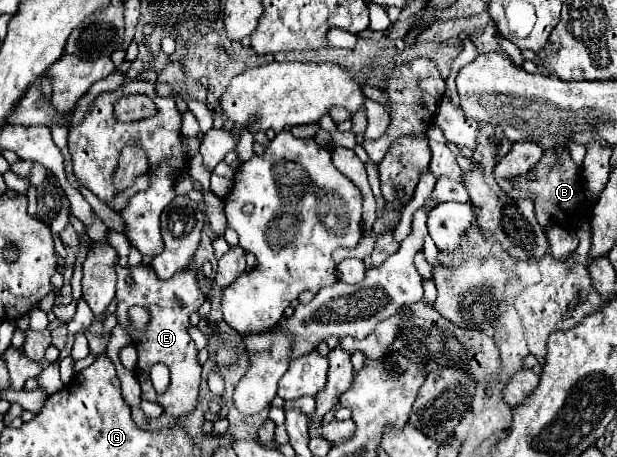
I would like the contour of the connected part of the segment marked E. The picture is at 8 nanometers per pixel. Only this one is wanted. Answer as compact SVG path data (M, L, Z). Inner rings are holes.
M191 260L191 268L173 274L169 280L161 280L155 274L155 270L151 268L151 264L149 266L139 264L139 266L129 266L129 268L119 268L117 266L117 294L115 294L117 310L115 310L115 316L117 316L117 324L123 330L129 332L129 336L133 340L133 346L137 348L137 354L139 354L135 374L137 374L137 380L141 384L141 392L143 392L141 398L161 404L165 408L165 412L175 416L175 418L179 418L183 414L189 414L195 408L197 394L199 394L199 378L201 378L201 364L199 364L199 358L197 358L199 350L195 348L193 340L189 338L187 326L189 326L189 314L193 310L197 310L207 298L201 292L195 274L197 274L195 260ZM127 276L133 278L133 286L125 284ZM133 304L145 306L151 314L151 322L143 332L137 332L129 326L127 310ZM157 362L167 364L169 370L171 370L171 384L169 384L167 392L163 392L163 394L155 392L155 388L151 384L151 378L149 378L149 370Z

